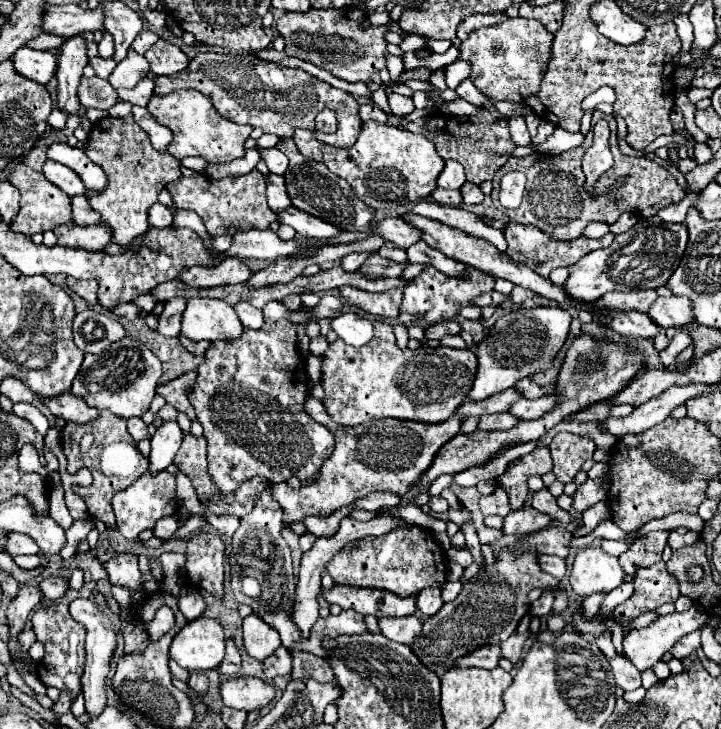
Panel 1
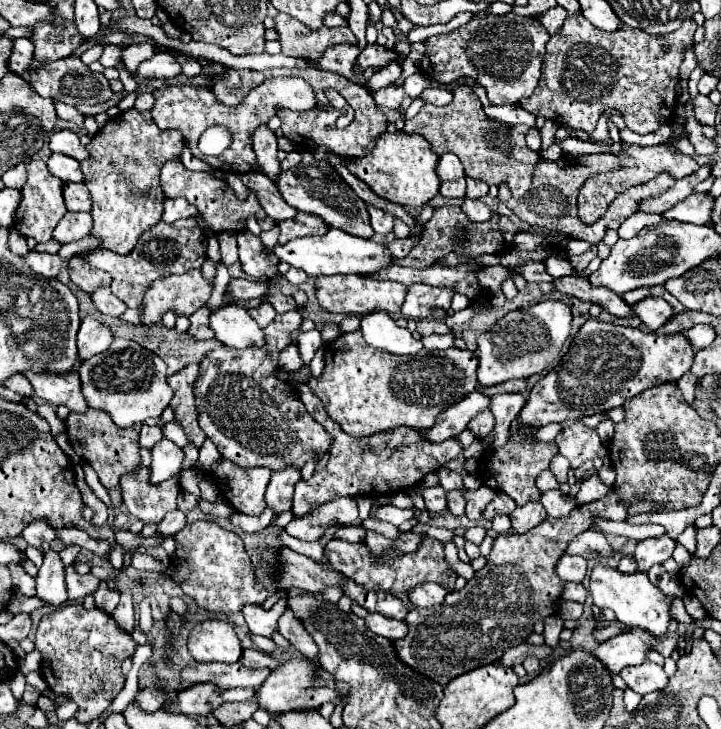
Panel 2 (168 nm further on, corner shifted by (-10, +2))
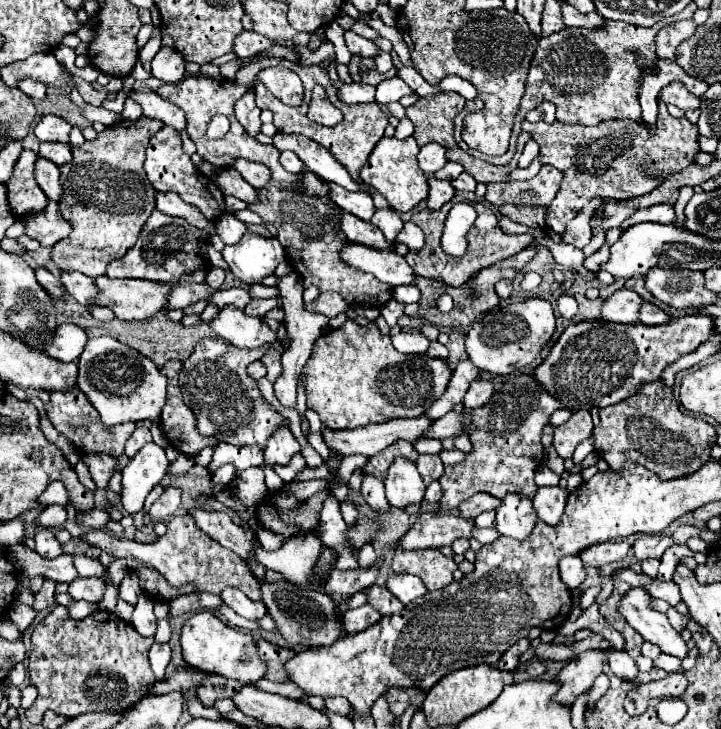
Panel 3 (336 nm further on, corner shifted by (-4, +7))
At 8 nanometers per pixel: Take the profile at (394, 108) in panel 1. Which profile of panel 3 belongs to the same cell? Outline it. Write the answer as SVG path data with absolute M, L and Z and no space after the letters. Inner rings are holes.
M348 83L348 85L342 85L338 89L338 99L342 103L368 103L368 101L374 101L374 93L376 93L376 87L372 85L366 85L366 83Z

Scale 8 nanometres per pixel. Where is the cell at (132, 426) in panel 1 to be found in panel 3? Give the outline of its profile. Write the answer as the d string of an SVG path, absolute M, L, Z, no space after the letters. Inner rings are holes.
M138 427L132 433L132 437L128 439L128 443L126 443L126 455L132 459L146 443L152 443L152 435L150 435L150 431L146 427Z

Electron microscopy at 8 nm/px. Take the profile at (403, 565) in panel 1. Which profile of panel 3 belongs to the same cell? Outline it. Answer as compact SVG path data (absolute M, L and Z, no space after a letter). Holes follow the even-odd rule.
M396 549L392 561L394 573L410 573L420 577L428 591L444 589L450 585L454 581L456 569L458 565L450 557L444 557L438 549Z

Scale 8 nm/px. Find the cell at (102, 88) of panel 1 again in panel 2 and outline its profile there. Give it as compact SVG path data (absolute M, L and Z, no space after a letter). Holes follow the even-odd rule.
M78 56L56 60L56 62L50 62L42 68L30 70L30 80L28 82L40 96L52 98L56 102L64 102L64 104L70 104L70 106L104 104L114 96L114 90L110 88L110 80L106 80L104 74L92 72L86 64L80 62Z

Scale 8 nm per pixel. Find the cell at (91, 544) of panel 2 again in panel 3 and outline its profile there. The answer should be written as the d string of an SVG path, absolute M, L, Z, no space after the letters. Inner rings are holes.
M188 515L172 519L168 523L166 535L162 535L154 543L112 539L110 535L106 535L102 531L86 533L84 541L92 547L100 547L102 551L112 553L118 559L128 559L128 561L136 561L140 565L158 569L168 579L170 585L180 587L186 583L194 583L198 587L198 591L210 591L216 595L220 595L220 591L226 587L238 587L240 591L246 593L248 599L260 601L260 583L248 573L248 567L244 565L244 561L236 553L216 545L216 541L212 541L210 537L204 537L204 533L200 533L200 529L196 529L192 517L188 517Z

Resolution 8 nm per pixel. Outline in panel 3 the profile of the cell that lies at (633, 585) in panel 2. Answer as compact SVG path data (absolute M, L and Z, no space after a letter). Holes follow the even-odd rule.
M634 587L624 597L620 613L626 617L628 625L632 625L646 641L658 645L662 653L684 659L688 655L686 641L668 623L668 617L664 613L656 613L654 609L650 609L650 601L652 597L644 589Z

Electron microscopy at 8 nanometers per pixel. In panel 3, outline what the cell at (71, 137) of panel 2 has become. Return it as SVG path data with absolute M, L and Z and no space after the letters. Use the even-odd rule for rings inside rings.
M42 115L42 119L36 123L34 133L40 141L62 141L68 143L68 133L72 125L56 115Z

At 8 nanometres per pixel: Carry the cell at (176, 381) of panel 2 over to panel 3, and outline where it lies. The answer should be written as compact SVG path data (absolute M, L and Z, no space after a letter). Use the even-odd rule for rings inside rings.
M166 361L166 365L160 369L160 373L168 377L168 399L160 415L160 429L172 447L176 447L184 455L194 457L204 447L214 445L216 439L210 439L198 433L196 417L192 409L188 409L182 403L182 395L178 389L180 369L182 369L180 361Z

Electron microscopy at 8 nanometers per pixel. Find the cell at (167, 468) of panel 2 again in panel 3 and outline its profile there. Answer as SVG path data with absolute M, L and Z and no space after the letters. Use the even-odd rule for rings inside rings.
M156 443L144 445L136 457L122 469L122 493L120 503L126 513L134 515L142 511L146 495L152 491L156 483L166 475L168 459L166 451Z

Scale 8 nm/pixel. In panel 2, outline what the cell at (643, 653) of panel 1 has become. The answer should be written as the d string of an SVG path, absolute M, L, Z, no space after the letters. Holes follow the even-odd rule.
M676 620L670 622L668 632L662 636L654 636L648 630L628 630L602 642L592 654L598 656L598 660L606 662L610 672L620 672L626 666L640 666L642 662L646 662L648 652L654 650L654 644L672 638L676 630L678 630Z

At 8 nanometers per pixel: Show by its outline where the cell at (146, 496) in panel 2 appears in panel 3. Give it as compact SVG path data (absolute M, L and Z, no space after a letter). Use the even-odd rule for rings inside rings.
M88 453L88 455L82 455L82 461L88 467L96 487L106 489L110 477L112 477L112 471L116 467L116 459L108 453Z

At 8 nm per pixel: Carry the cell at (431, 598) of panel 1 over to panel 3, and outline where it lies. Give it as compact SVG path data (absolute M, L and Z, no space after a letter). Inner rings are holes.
M390 575L386 579L386 589L392 595L396 595L404 605L412 603L414 599L418 599L426 593L424 583L420 583L420 579L412 577L412 575Z

